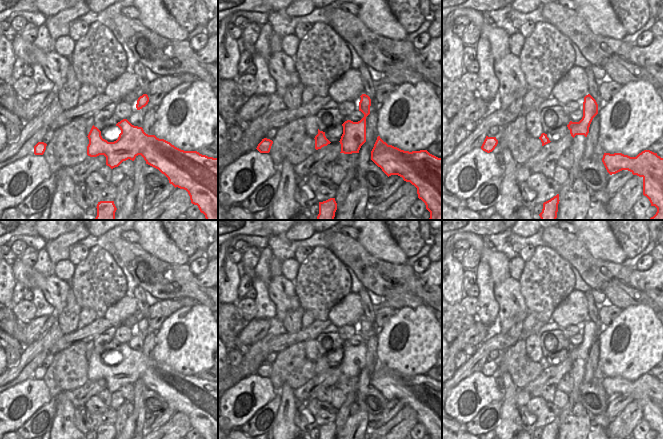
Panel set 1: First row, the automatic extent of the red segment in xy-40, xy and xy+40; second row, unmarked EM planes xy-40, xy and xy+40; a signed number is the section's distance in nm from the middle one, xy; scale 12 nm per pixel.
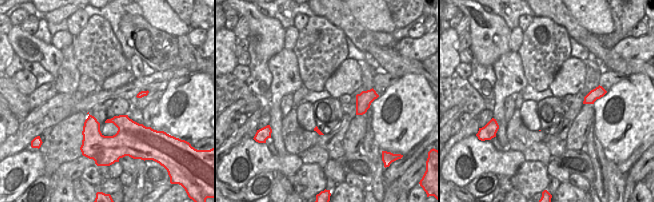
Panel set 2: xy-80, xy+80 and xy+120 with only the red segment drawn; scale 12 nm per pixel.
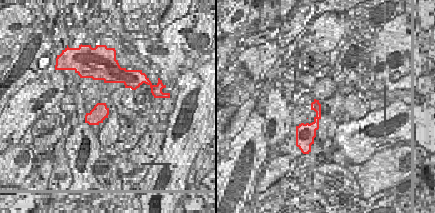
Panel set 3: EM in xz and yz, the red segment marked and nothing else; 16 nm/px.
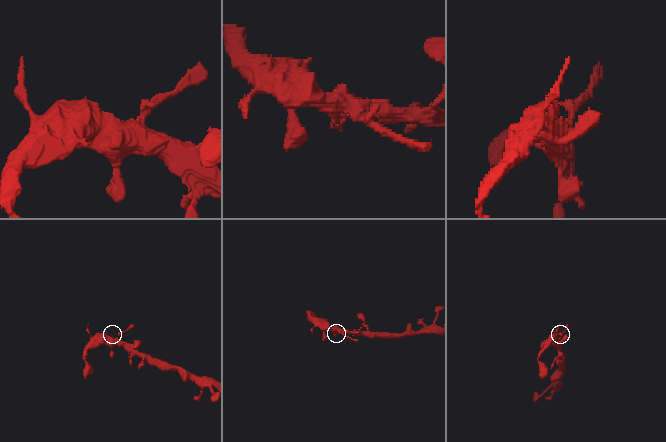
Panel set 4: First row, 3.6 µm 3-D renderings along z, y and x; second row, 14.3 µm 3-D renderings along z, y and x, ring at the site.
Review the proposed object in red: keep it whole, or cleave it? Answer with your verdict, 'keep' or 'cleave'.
keep

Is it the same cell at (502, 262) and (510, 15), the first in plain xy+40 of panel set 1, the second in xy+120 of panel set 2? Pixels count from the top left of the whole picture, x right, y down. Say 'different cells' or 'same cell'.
different cells

